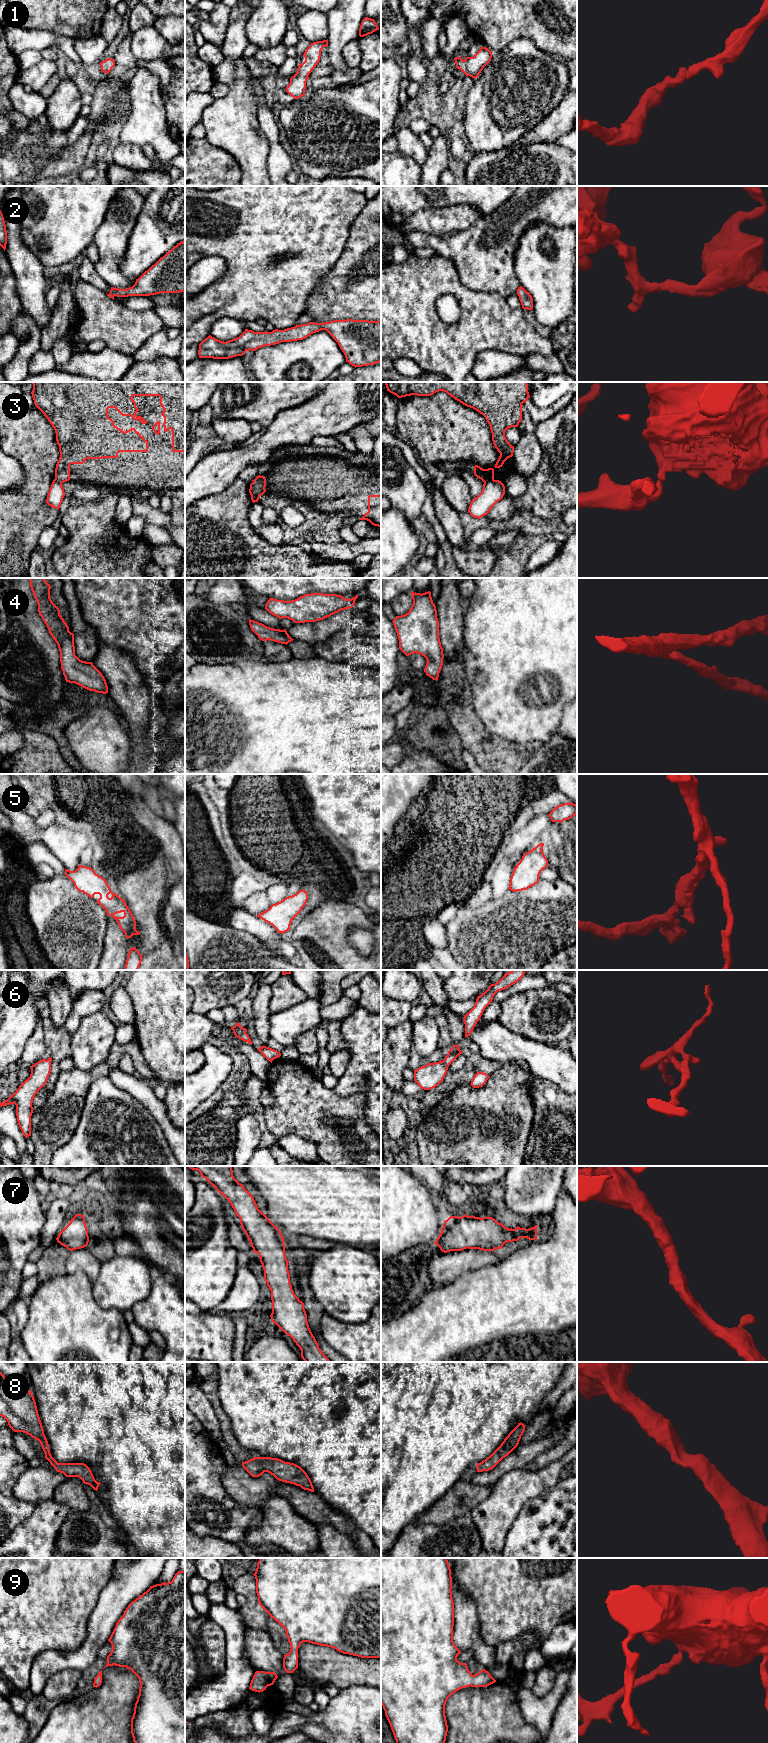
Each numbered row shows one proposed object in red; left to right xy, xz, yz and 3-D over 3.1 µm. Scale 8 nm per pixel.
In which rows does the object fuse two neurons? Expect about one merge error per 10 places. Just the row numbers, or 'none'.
3

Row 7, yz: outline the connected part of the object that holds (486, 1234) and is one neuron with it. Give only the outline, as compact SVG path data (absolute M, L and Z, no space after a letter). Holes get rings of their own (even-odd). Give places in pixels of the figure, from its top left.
M463 1215L450 1216L444 1221L442 1230L434 1244L444 1253L479 1249L494 1251L501 1249L507 1242L527 1238L537 1239L537 1225L532 1228L507 1228L492 1217L475 1217Z

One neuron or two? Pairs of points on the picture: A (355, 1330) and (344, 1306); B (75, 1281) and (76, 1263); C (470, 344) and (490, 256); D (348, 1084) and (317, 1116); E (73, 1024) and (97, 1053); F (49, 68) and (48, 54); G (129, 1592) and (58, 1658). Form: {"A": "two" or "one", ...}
{"A": "two", "B": "two", "C": "two", "D": "two", "E": "two", "F": "two", "G": "one"}

